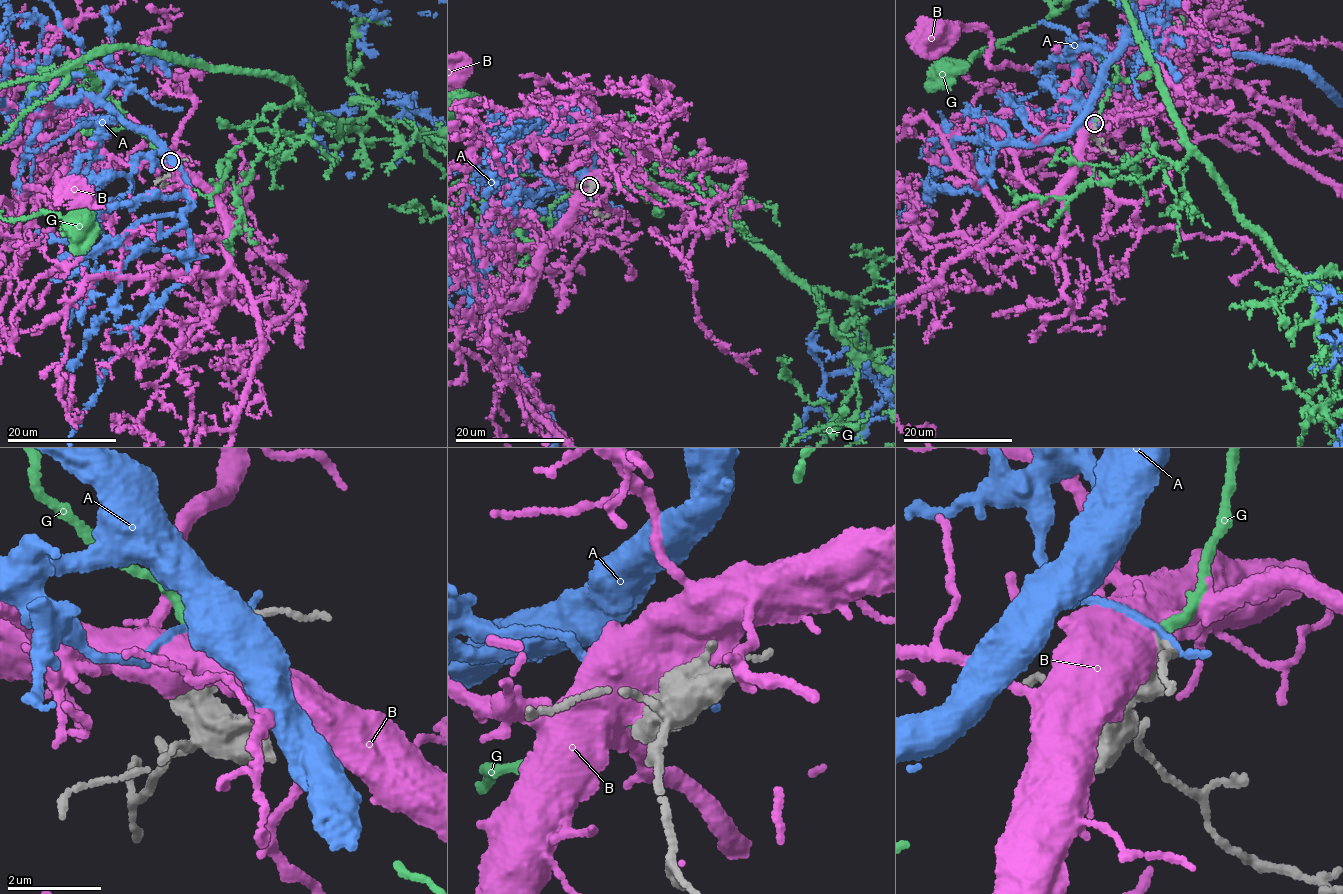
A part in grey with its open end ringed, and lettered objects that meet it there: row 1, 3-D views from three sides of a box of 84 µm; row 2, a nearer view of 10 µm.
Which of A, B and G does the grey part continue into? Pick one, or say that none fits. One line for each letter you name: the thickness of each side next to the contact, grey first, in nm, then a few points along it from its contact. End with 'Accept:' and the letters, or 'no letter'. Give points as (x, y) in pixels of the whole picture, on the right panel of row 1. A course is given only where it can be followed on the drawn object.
G: 160/200 nm
Accept: G

